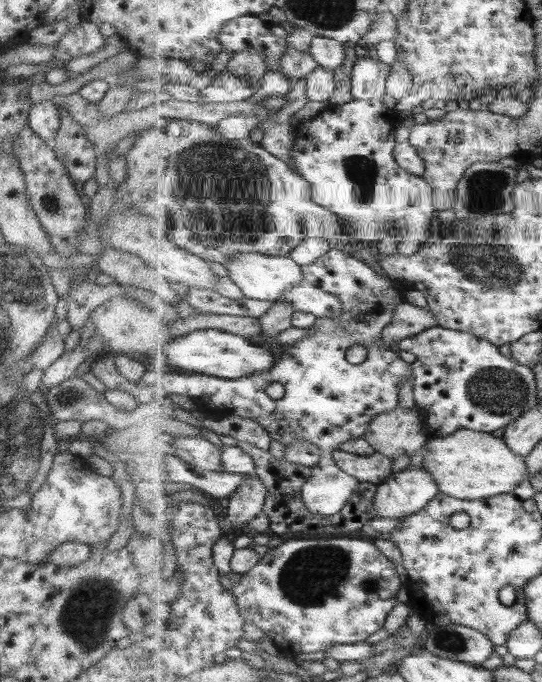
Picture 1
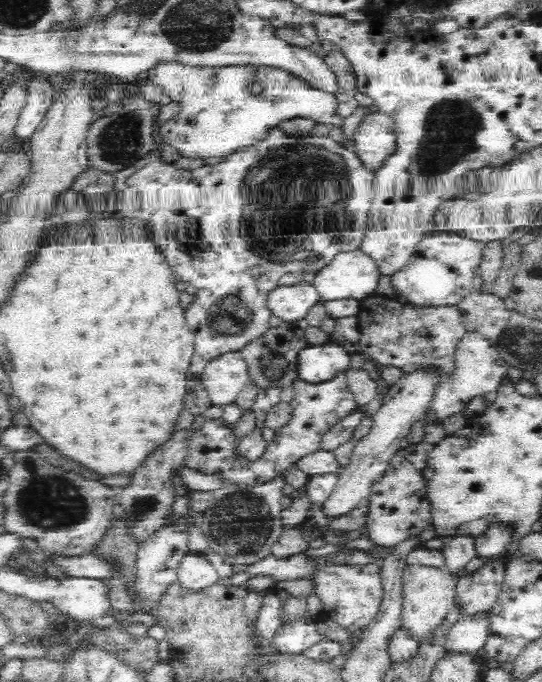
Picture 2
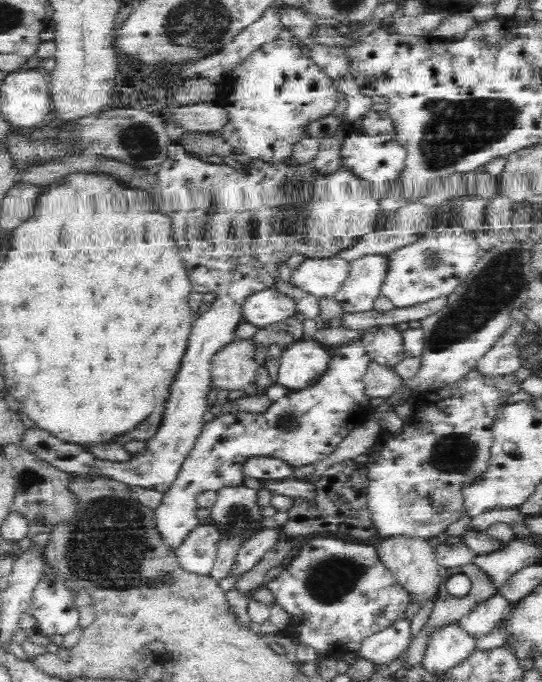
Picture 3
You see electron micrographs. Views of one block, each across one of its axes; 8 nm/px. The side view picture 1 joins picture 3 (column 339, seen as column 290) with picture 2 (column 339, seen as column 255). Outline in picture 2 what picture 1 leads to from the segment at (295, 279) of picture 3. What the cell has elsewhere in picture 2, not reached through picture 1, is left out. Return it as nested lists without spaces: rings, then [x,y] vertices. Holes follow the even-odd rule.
[[[358,248],[335,254],[332,262],[315,274],[313,286],[322,301],[350,298],[360,301],[376,294],[380,276],[374,259]]]

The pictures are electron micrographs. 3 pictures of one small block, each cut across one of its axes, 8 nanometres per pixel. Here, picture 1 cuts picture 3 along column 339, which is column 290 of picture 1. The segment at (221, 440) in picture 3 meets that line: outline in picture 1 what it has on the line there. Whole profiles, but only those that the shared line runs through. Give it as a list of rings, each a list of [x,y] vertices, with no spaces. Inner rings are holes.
[[[333,248],[313,264],[303,266],[303,274],[309,283],[341,299],[343,314],[339,318],[318,318],[309,330],[311,334],[301,338],[299,342],[283,352],[271,370],[229,380],[206,374],[174,372],[166,369],[155,374],[154,379],[166,390],[168,396],[189,400],[192,404],[198,403],[200,407],[209,407],[209,417],[225,417],[228,414],[257,420],[258,424],[270,433],[272,440],[283,442],[286,446],[297,440],[307,440],[311,444],[317,444],[321,448],[321,460],[313,467],[311,480],[303,485],[303,500],[311,512],[333,516],[344,510],[343,506],[349,504],[349,498],[359,488],[359,479],[345,473],[337,466],[333,452],[339,450],[341,444],[345,442],[364,438],[372,424],[371,420],[377,414],[395,410],[399,406],[401,386],[407,380],[414,378],[413,364],[405,362],[399,352],[393,352],[383,345],[383,330],[392,323],[399,301],[407,300],[406,294],[409,288],[403,288],[396,280],[387,283],[382,274],[371,268],[365,261],[337,248]],[[355,344],[363,344],[369,350],[368,360],[363,361],[363,364],[351,364],[346,358],[347,351]],[[269,382],[280,382],[285,388],[286,395],[279,399],[268,395],[265,388],[269,386]]]

